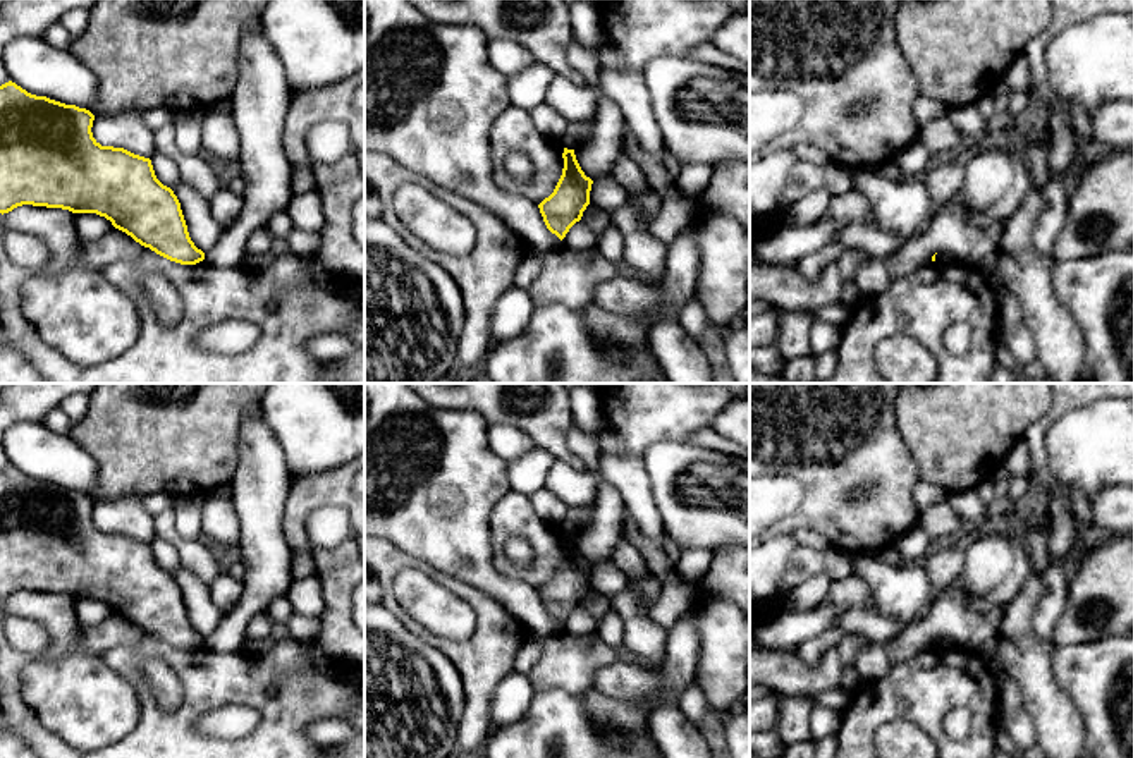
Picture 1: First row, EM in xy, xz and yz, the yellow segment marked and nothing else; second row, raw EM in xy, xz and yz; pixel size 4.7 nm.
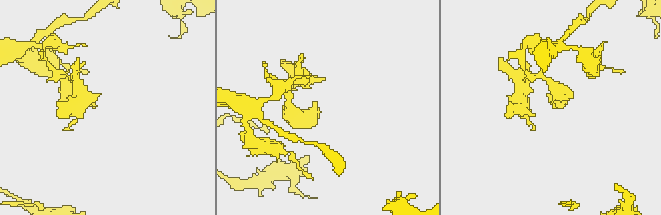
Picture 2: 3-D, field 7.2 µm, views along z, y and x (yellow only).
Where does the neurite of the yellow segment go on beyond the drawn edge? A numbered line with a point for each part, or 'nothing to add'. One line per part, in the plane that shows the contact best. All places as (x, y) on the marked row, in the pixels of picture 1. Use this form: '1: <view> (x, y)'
nothing to add

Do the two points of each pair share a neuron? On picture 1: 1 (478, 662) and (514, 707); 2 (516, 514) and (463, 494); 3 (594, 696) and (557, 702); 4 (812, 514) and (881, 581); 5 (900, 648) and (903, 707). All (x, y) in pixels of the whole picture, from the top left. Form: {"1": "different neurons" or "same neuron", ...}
{"1": "different neurons", "2": "different neurons", "3": "different neurons", "4": "different neurons", "5": "different neurons"}

